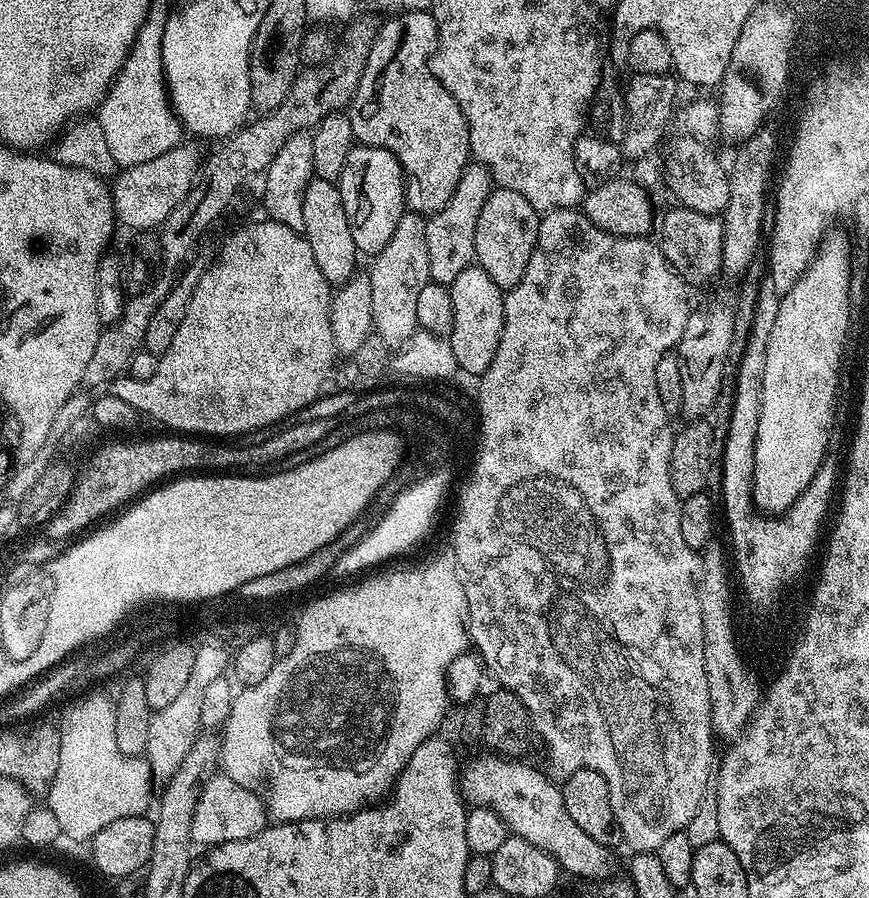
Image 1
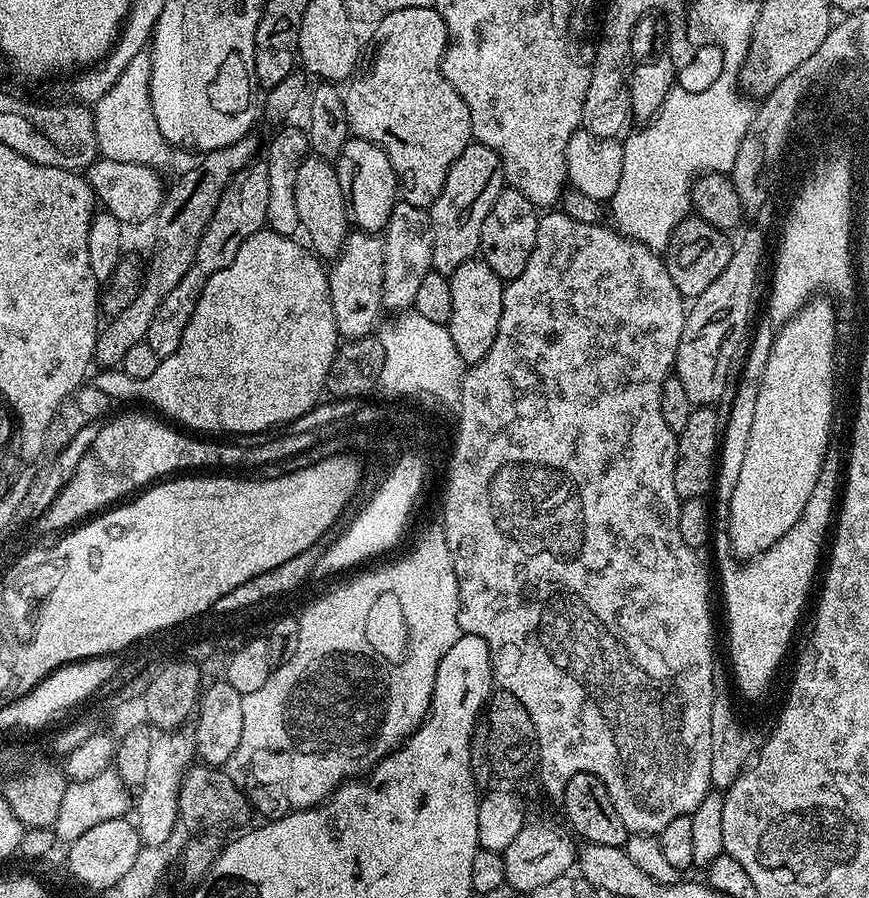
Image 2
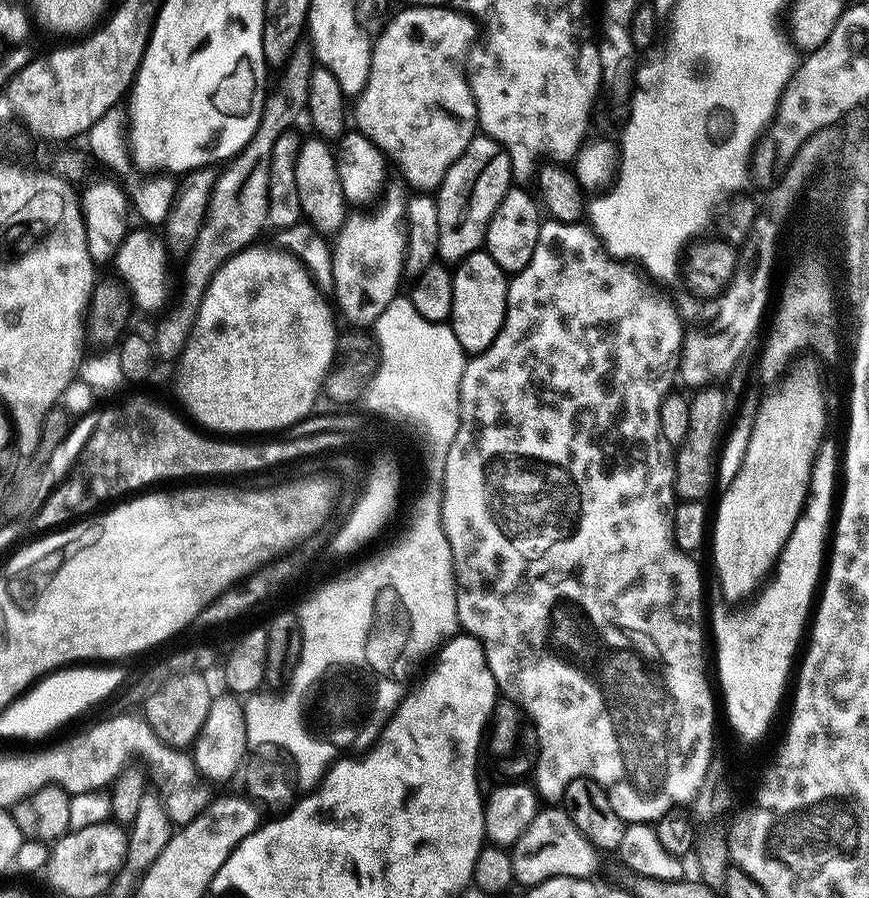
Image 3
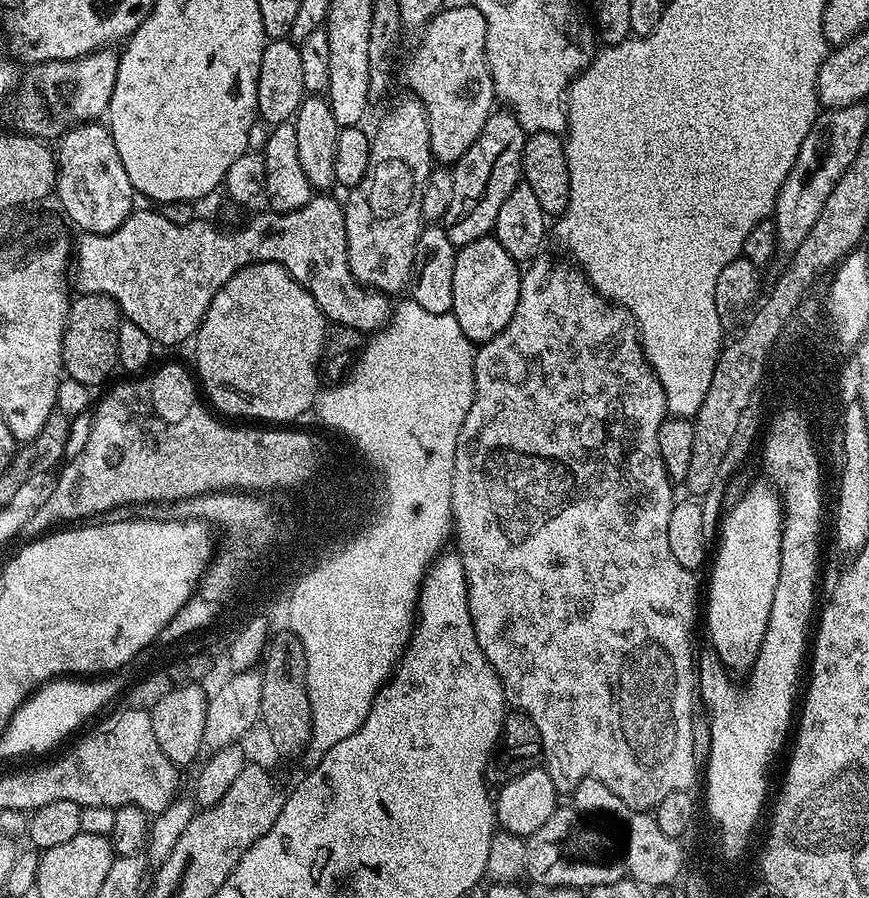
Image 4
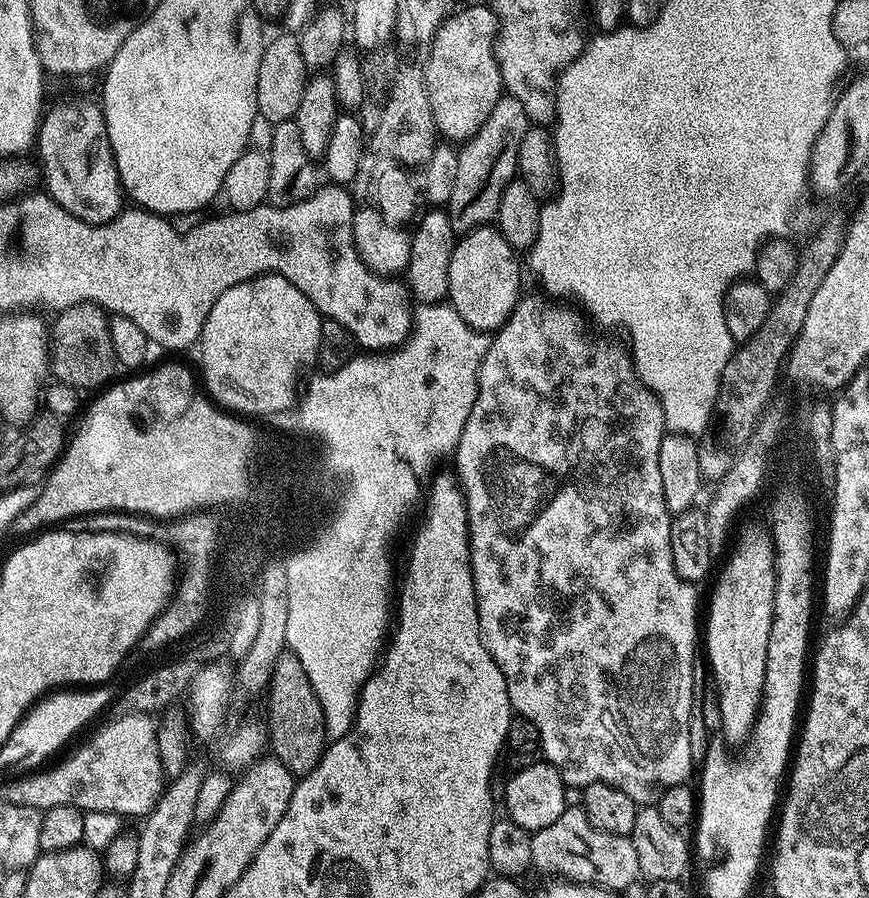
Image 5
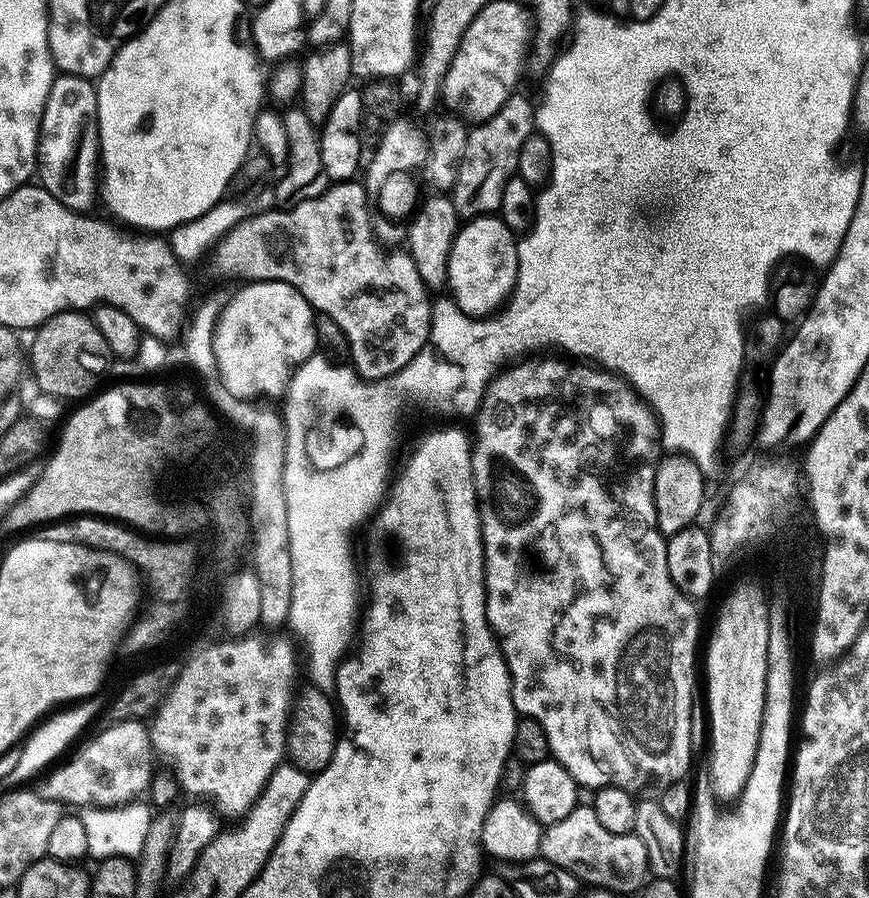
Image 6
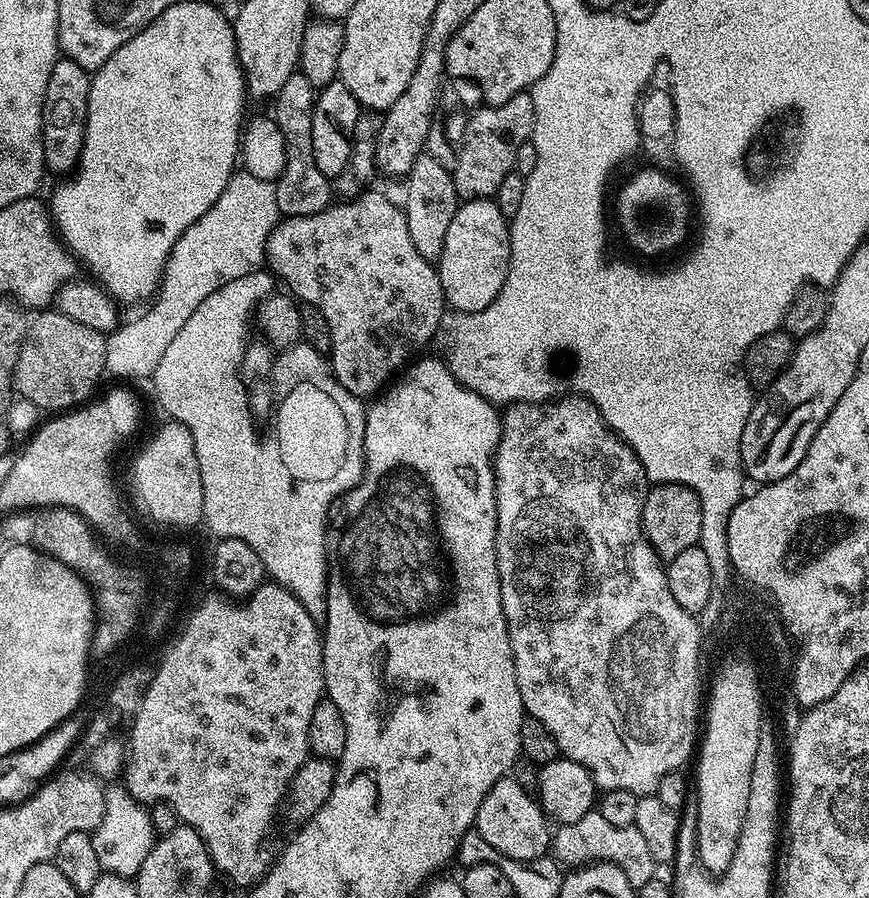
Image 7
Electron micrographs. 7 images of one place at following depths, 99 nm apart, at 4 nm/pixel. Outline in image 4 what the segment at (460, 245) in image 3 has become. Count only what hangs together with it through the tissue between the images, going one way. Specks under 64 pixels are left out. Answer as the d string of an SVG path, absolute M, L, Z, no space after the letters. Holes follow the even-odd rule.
M496 110L486 118L486 126L482 126L482 134L478 134L474 146L470 146L470 150L456 161L452 168L454 199L442 221L443 230L452 244L469 244L495 229L498 209L502 202L506 202L506 194L521 183L525 139L526 133L518 118L511 111Z

